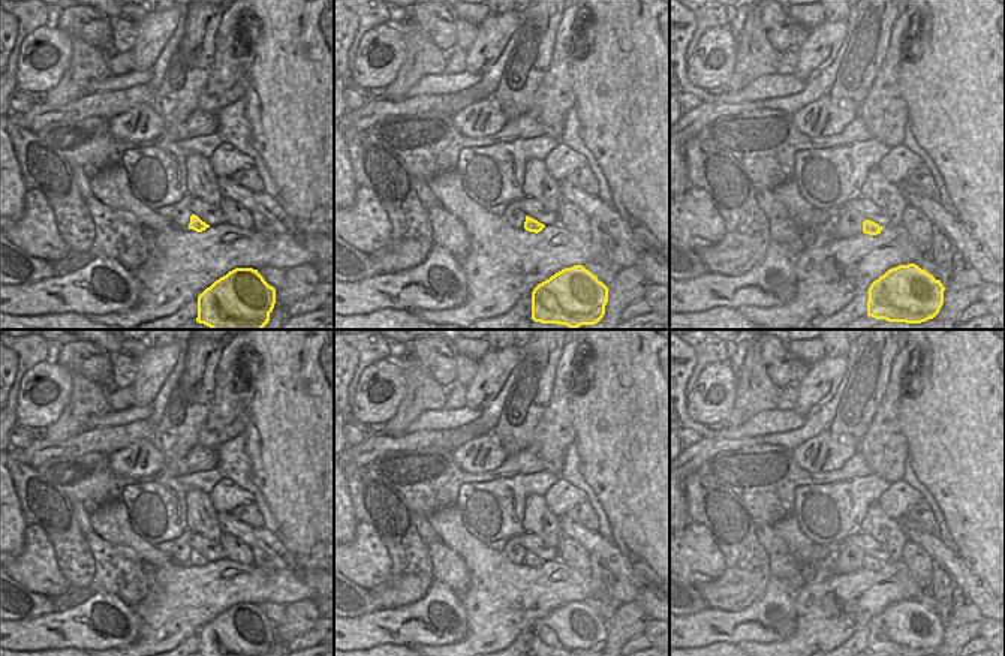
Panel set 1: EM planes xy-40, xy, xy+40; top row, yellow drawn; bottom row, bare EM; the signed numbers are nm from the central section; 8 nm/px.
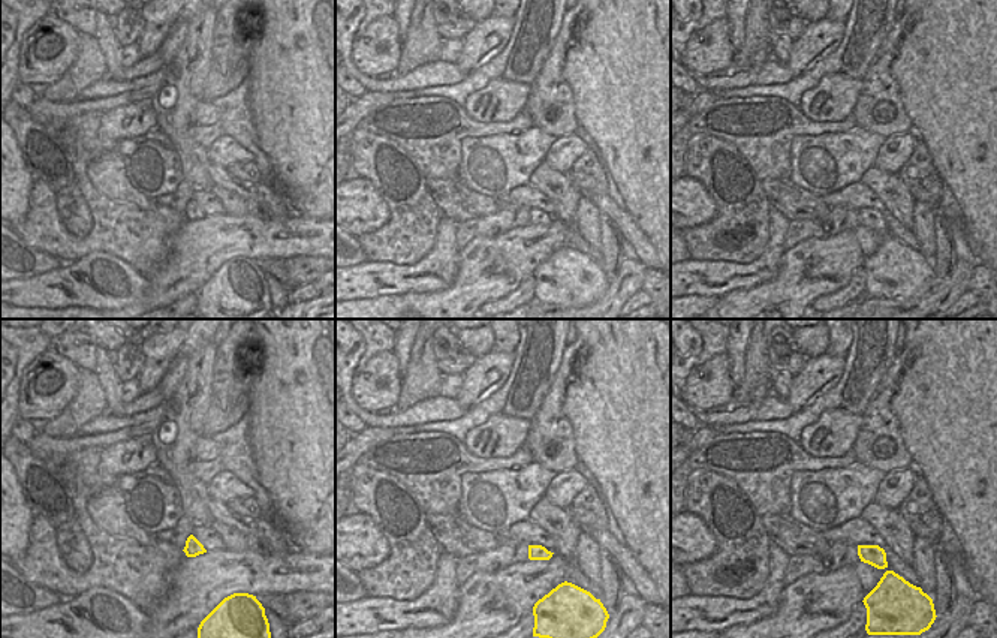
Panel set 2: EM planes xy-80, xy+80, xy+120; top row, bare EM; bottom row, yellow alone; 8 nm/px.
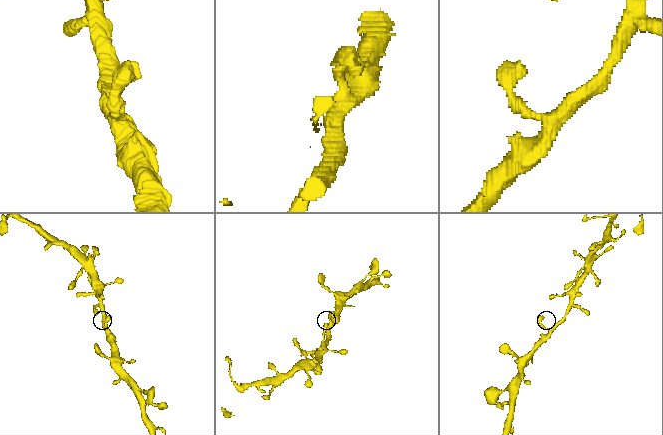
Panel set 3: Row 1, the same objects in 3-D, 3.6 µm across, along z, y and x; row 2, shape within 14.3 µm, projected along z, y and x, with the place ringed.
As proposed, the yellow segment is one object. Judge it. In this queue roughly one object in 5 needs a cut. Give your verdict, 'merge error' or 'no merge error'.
no merge error

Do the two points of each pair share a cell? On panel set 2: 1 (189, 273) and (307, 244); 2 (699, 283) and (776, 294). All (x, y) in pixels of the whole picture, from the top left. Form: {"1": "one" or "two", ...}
{"1": "one", "2": "two"}

